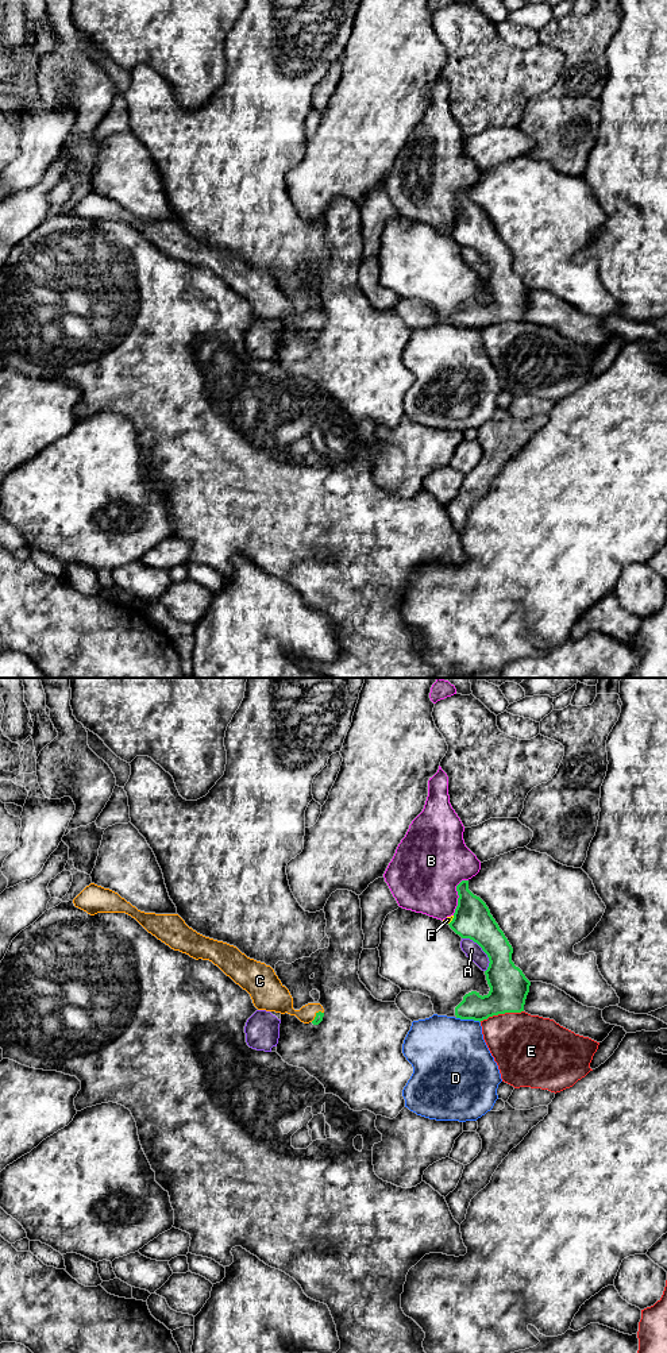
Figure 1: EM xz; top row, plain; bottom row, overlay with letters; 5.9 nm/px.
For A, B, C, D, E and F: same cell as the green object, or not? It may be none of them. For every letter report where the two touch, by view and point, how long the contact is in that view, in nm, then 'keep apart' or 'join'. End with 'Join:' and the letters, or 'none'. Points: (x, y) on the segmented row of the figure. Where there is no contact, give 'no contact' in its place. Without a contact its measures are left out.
A: xz (482, 949) | 240 nm | keep apart
B: xz (458, 894) | 240 nm | keep apart
C: xz (316, 1014) | 100 nm | join
D: xz (469, 1018) | 150 nm | keep apart
E: xz (501, 1013) | 280 nm | keep apart
F: xz (452, 920) | 70 nm | keep apart
Join: C

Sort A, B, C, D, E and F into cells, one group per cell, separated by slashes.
A / B F / C / D / E

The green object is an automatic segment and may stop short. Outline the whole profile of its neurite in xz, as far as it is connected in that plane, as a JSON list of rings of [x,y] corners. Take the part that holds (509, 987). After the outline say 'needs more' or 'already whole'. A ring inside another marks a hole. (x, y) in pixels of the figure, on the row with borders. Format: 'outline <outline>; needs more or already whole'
outline [[[462,880],[456,891],[458,906],[448,925],[462,938],[477,943],[490,961],[485,971],[489,994],[466,994],[455,1007],[456,1018],[481,1022],[493,1015],[524,1011],[531,982],[512,961],[512,945],[486,903],[469,890],[469,880]]]; already whole

